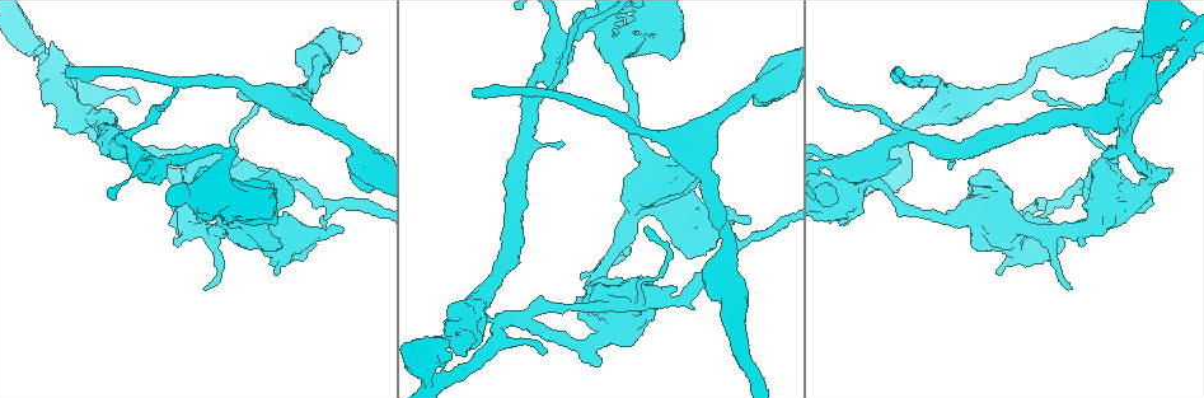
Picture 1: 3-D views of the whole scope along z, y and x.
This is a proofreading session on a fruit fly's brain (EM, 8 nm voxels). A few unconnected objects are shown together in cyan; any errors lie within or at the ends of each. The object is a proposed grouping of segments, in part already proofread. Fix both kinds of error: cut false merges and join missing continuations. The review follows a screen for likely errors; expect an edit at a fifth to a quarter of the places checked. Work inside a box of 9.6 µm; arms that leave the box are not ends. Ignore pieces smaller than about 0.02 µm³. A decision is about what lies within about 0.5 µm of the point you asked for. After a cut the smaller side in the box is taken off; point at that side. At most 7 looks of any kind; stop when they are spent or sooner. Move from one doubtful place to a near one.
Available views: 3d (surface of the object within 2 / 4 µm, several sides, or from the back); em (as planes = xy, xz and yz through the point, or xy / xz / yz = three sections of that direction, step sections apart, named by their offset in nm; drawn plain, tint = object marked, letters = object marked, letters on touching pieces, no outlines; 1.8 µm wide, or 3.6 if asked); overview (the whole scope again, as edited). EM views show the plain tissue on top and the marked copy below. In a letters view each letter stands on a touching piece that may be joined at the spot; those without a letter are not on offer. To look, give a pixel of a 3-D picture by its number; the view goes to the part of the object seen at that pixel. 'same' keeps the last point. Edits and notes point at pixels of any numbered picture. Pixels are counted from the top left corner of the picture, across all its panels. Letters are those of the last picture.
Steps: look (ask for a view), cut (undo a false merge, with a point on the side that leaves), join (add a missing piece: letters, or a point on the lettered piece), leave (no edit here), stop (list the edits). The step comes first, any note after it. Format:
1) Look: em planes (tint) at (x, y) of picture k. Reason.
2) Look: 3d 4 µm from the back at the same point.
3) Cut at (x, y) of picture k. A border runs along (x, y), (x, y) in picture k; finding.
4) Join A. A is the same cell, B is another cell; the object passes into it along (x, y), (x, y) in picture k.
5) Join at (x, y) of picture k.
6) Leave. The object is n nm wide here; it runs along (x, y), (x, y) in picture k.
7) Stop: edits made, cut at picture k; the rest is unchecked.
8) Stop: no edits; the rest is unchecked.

Look: em planes (letters) at (474, 95) of picture 1. End of a long branch.

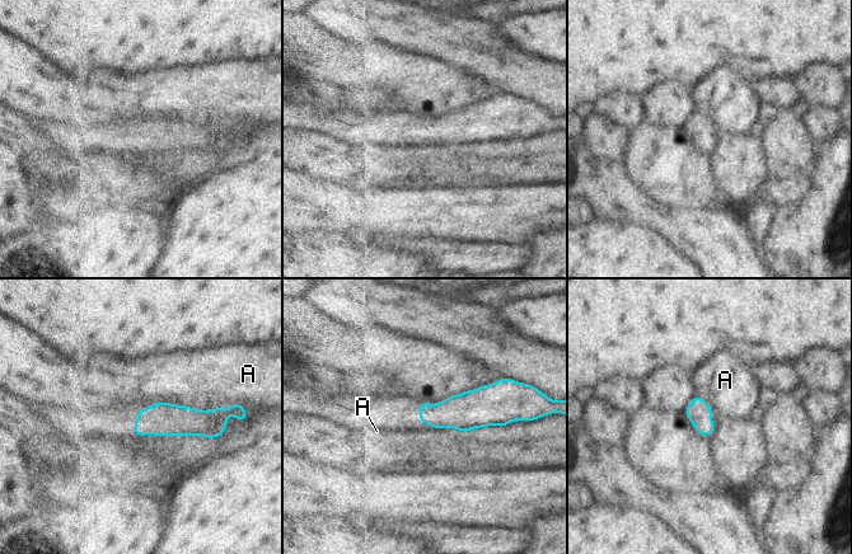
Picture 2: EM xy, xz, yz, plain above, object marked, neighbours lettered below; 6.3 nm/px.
Leave. The object is 150 nm wide here; A is another cell; no lettered piece goes on from it.

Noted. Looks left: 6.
Look: 3d 2 µm at (500, 322) of picture 1. Abrupt turn.

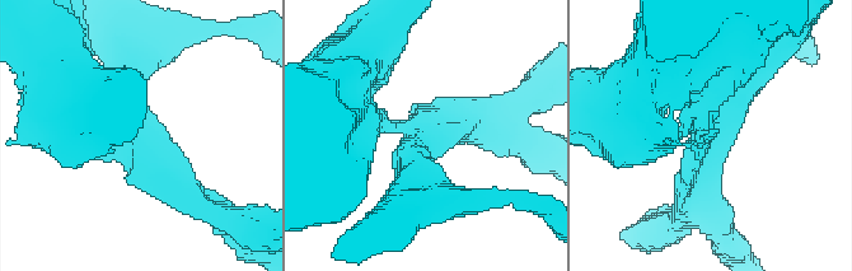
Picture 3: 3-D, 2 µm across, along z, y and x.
Look: em xy step 16 (letters) at (417, 138) of picture 3. 3 arms meet here; the arms are 220, 280, 440 nm wide; need the tissue.

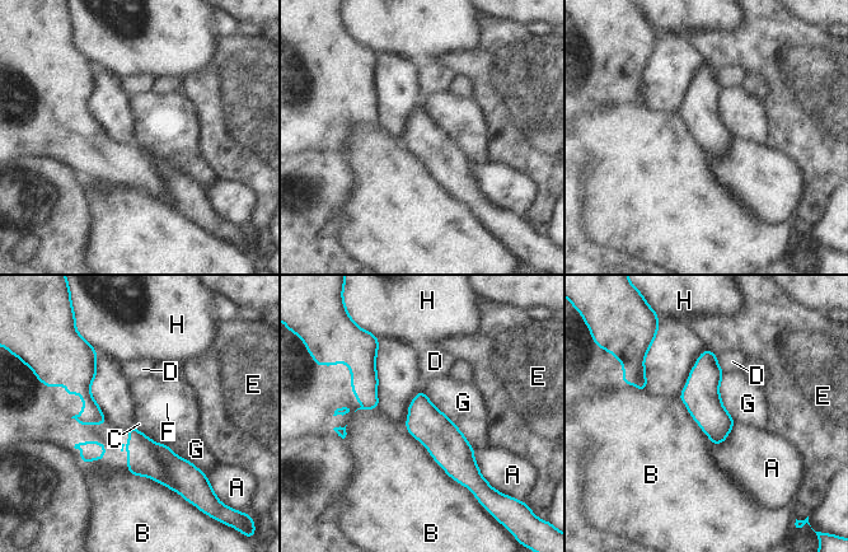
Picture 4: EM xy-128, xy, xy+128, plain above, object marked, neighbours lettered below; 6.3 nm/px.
Cut at (143, 459) of picture 4. A, B, C, D, E, F, G and H are other cells; a border runs along (148, 438), (178, 491) in picture 4; two neurons meet here.

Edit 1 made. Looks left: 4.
Look: em planes (letters) at (1152, 203) of picture 1. An open end.

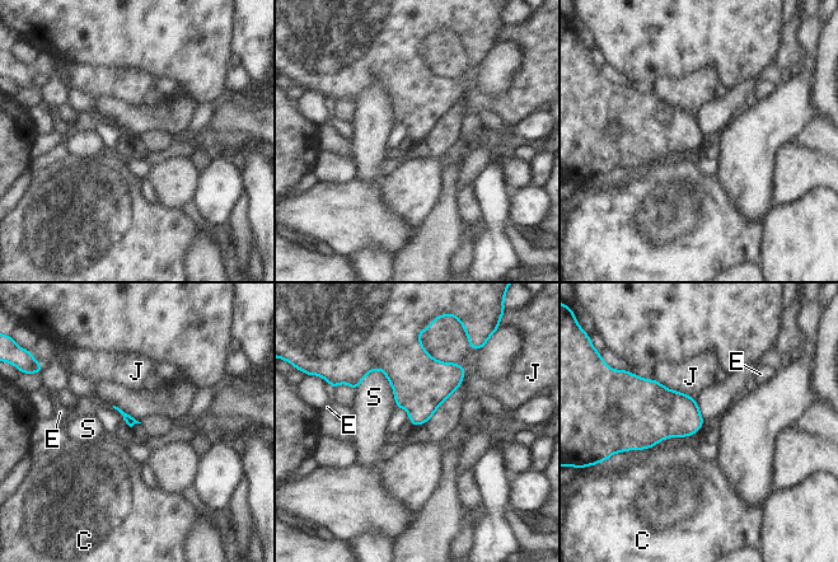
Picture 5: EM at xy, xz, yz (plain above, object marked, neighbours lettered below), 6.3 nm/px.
Leave. The longest contact is with J, 300 nm; C, E, J and S are other cells; none of them fits.

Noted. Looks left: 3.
Stop: edits made, cut at picture 4; the rest is unchecked.

